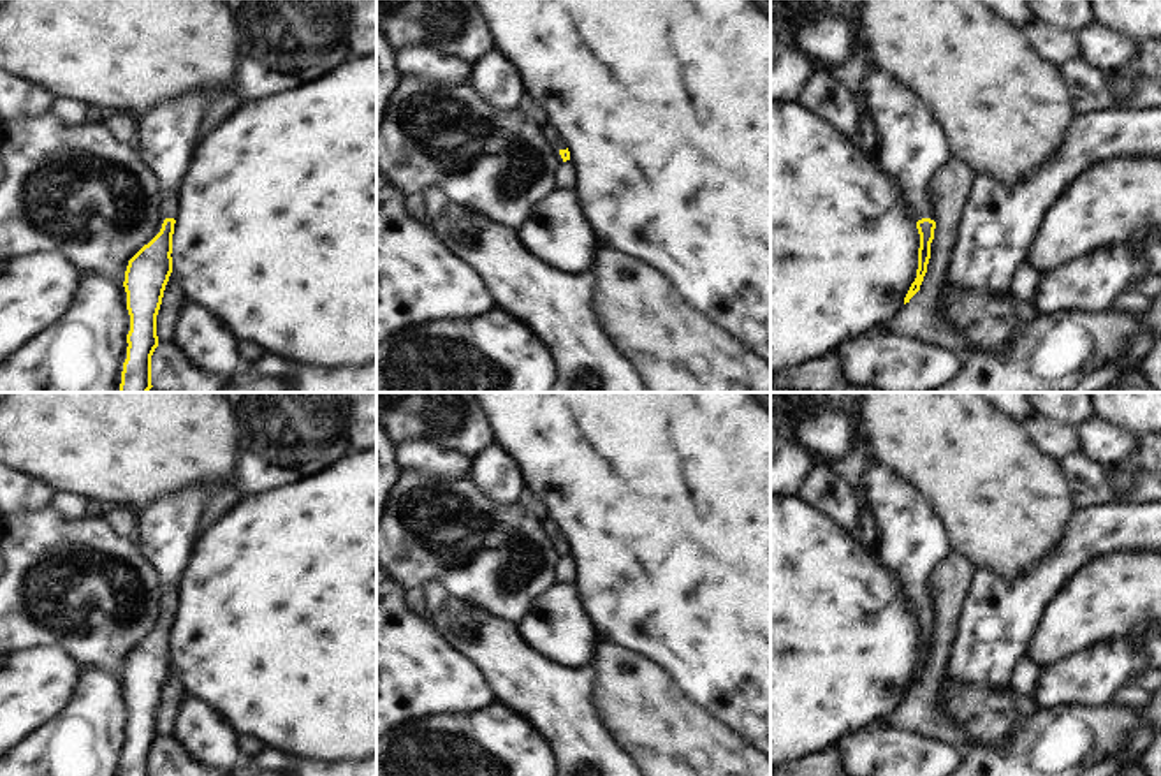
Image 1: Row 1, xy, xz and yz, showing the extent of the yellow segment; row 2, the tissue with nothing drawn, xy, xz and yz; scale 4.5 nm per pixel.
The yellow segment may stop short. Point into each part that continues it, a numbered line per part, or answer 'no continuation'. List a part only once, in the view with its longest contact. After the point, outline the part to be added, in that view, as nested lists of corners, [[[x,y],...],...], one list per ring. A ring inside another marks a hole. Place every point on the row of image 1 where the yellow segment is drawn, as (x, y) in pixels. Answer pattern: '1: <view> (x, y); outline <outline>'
1: yz (913, 146); outline [[[876,70],[865,81],[865,109],[878,127],[880,165],[902,188],[913,220],[927,218],[927,185],[952,160],[945,128],[915,92]]]

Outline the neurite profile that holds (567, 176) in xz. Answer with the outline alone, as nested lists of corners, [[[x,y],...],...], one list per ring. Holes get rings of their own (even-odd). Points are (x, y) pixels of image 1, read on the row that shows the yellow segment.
[[[566,160],[556,171],[556,188],[558,190],[575,190],[580,181],[579,171],[573,162]]]

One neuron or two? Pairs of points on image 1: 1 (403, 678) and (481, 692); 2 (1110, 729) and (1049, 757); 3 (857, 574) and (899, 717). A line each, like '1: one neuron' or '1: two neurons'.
1: one neuron
2: one neuron
3: two neurons

